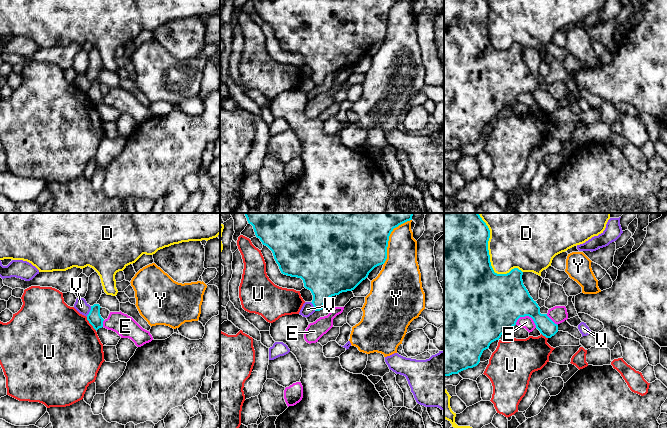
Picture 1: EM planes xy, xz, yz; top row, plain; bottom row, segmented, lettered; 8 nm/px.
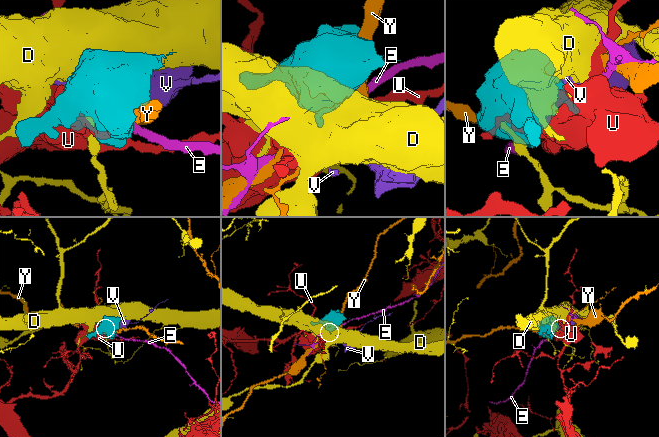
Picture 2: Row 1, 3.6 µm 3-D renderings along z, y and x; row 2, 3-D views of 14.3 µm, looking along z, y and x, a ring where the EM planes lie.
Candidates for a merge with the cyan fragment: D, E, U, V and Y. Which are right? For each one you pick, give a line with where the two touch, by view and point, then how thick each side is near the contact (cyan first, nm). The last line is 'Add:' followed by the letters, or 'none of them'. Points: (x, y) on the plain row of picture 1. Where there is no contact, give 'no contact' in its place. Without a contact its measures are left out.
Add: none of them

